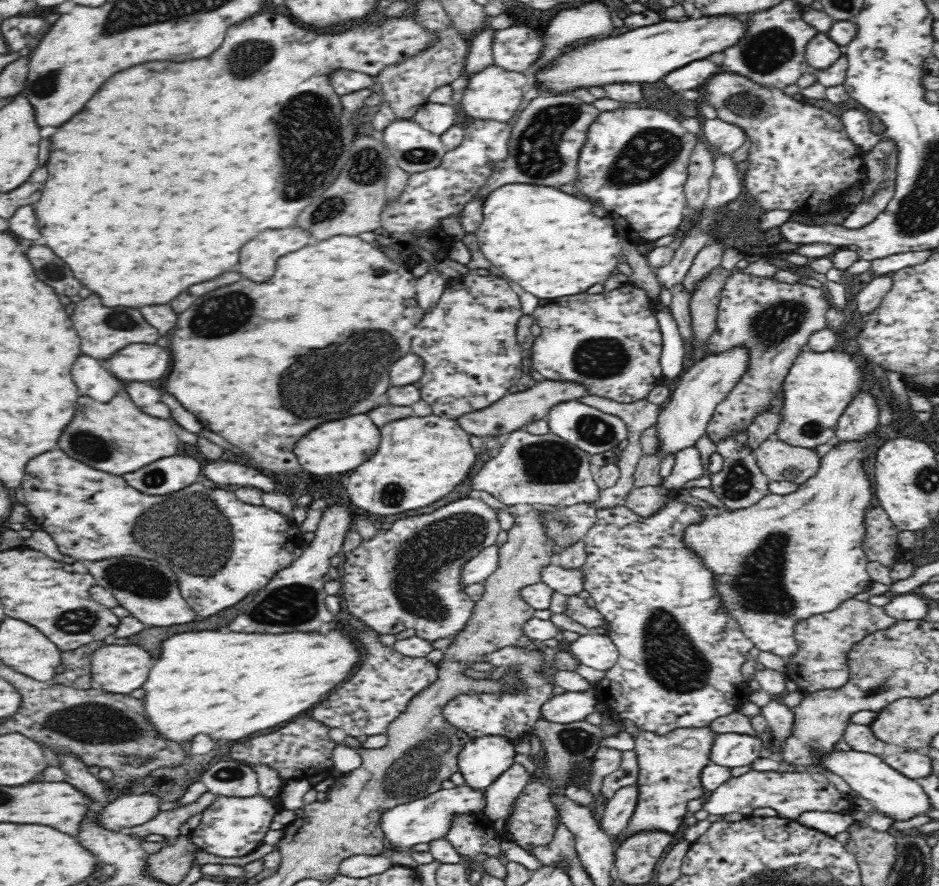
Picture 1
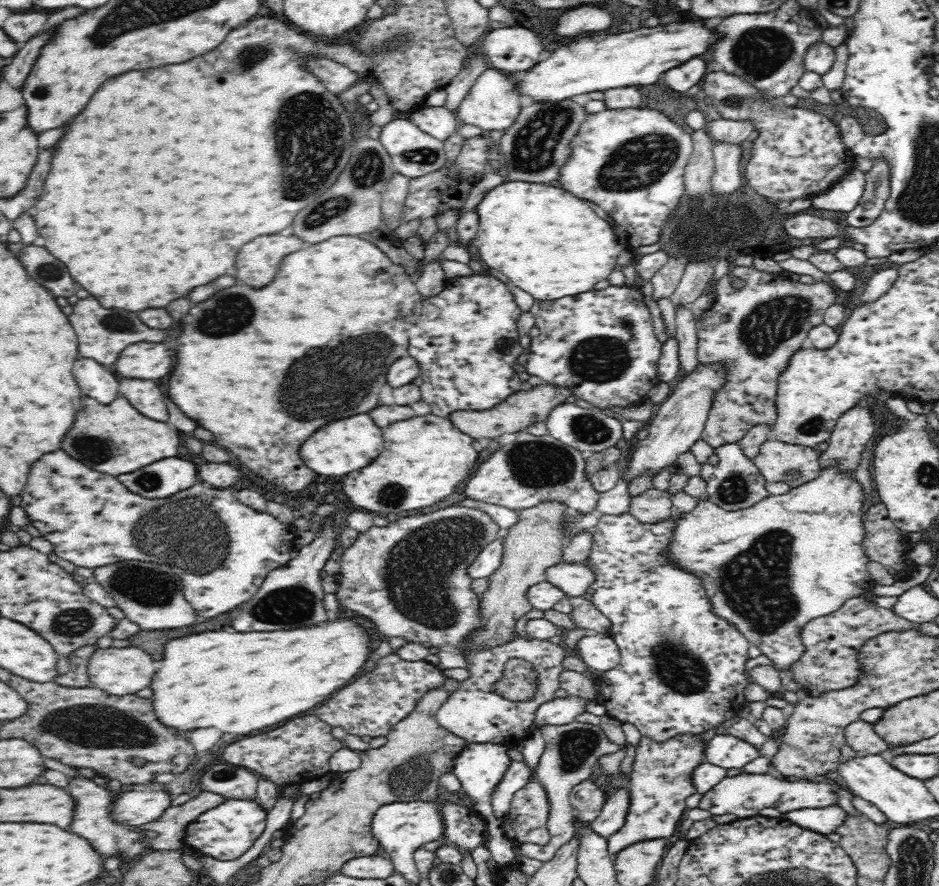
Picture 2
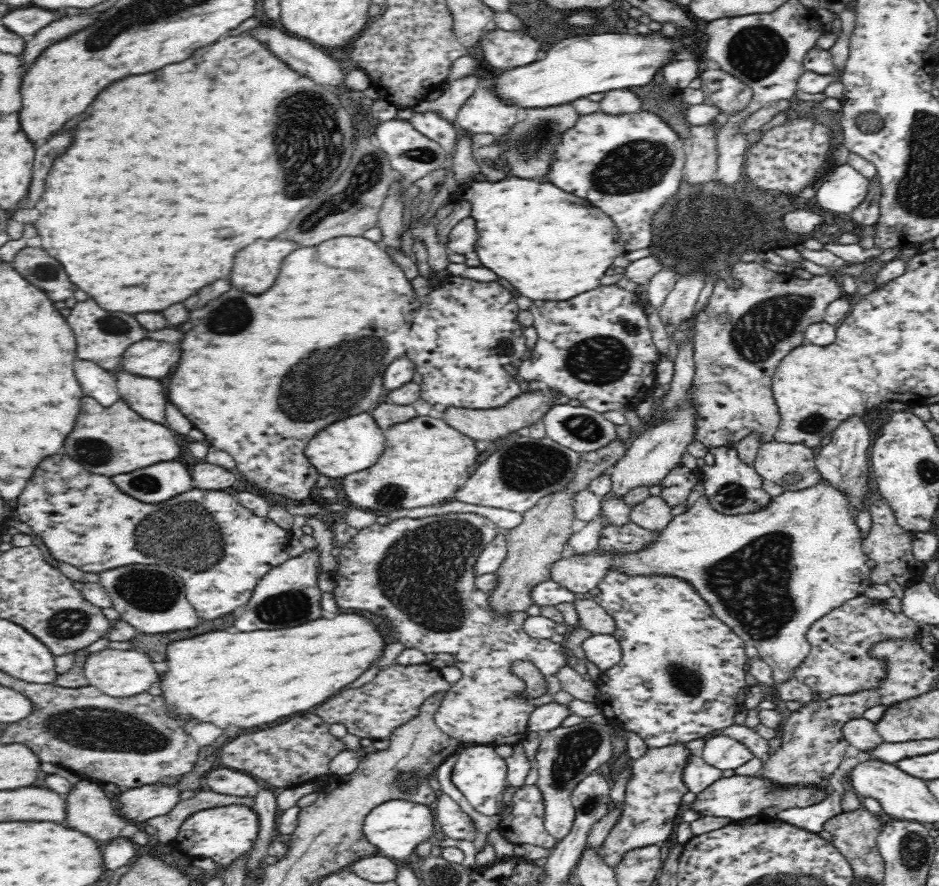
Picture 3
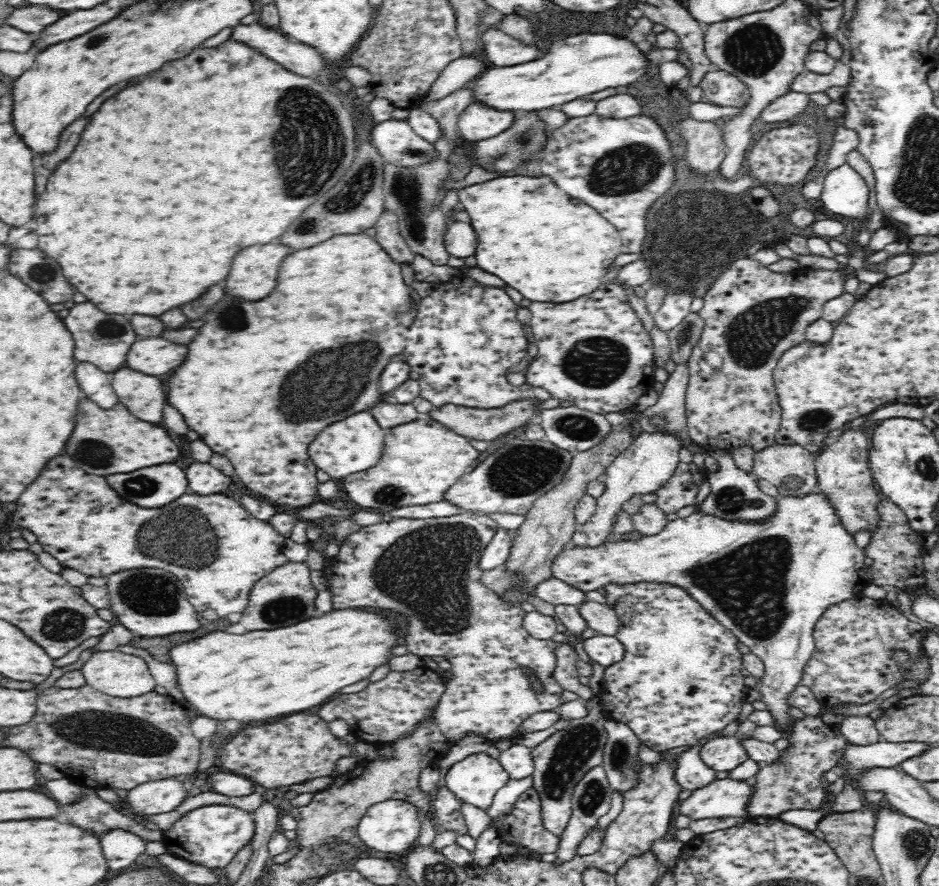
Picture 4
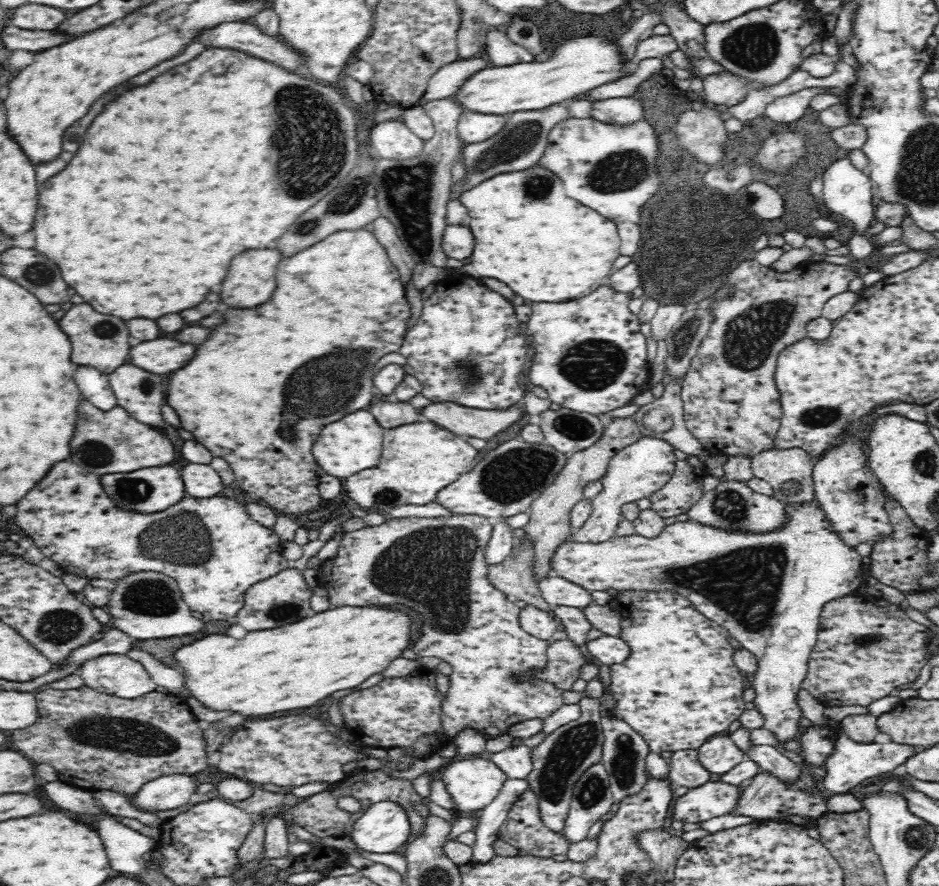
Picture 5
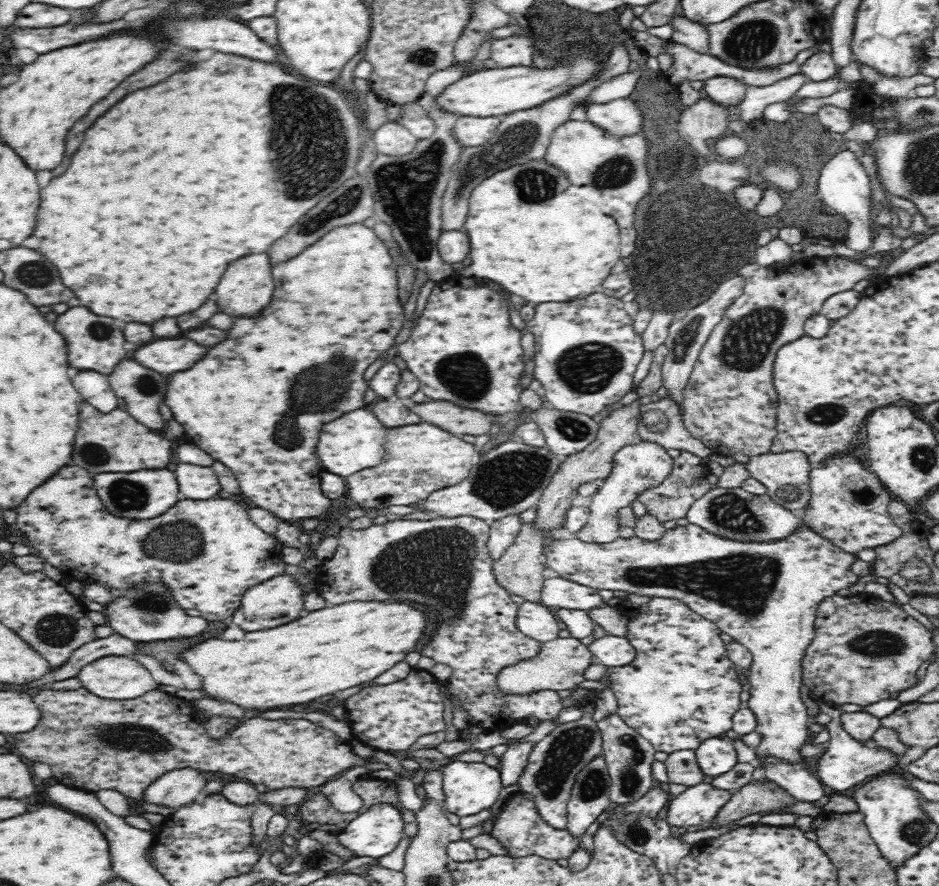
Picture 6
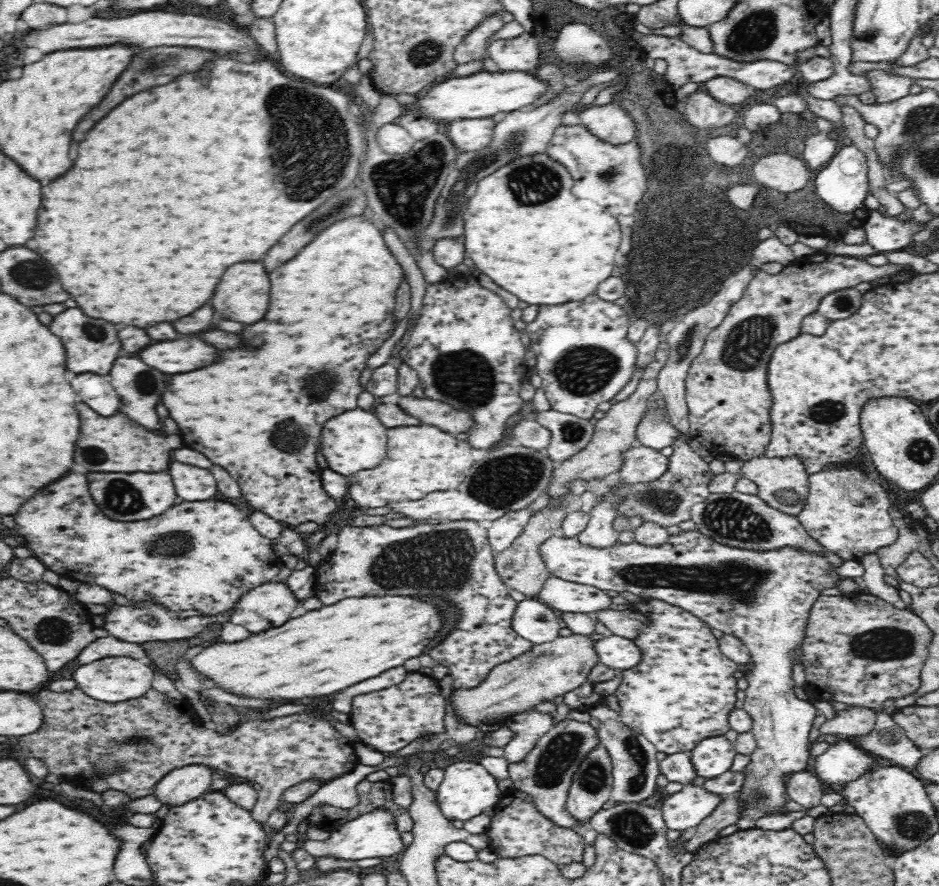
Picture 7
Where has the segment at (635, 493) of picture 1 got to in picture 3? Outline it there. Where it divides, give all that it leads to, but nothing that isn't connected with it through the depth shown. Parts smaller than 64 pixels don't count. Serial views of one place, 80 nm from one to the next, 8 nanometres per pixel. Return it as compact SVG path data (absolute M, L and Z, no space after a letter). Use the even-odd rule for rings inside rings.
M649 495L643 502L631 507L630 518L642 528L662 530L673 519L672 507L662 496Z

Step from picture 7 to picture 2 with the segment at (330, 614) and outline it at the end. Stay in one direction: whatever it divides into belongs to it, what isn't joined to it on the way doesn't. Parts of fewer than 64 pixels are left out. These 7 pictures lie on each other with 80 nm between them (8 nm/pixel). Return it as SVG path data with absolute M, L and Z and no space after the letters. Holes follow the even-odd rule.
M334 620L328 622L326 626L314 626L314 628L298 628L298 630L286 630L286 632L202 632L202 634L194 634L194 636L182 636L182 638L174 638L166 644L164 650L164 658L162 658L162 668L154 674L150 688L154 690L152 696L152 706L154 706L154 714L158 716L158 720L168 726L168 728L176 728L176 730L196 730L196 728L218 728L222 734L250 734L252 730L262 730L266 726L274 726L278 722L284 722L292 716L298 716L300 712L306 712L310 708L314 708L316 704L324 702L332 690L342 688L344 684L348 684L364 666L366 658L370 654L370 636L366 634L366 630L362 626L358 626L352 620Z

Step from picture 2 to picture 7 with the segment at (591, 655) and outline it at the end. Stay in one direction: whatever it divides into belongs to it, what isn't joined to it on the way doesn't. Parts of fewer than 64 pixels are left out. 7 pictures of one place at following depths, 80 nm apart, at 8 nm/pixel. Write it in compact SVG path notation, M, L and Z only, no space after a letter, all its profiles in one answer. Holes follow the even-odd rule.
M612 634L594 642L599 662L616 670L626 670L640 662L640 649L630 640Z

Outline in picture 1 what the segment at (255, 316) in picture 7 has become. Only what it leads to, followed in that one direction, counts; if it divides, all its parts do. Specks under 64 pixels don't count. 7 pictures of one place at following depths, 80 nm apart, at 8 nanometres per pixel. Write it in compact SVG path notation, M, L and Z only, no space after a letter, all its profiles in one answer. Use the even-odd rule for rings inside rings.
M298 226L286 230L264 230L242 248L238 272L254 282L264 282L274 274L280 256L296 252L308 244L316 244L316 240L310 240L310 234Z

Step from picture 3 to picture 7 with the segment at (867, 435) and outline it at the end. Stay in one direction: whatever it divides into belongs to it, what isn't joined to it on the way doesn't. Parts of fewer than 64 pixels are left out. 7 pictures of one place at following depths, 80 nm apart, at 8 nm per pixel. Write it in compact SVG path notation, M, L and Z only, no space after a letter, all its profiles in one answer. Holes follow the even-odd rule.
M852 466L826 468L809 474L809 496L797 519L823 548L846 561L854 561L896 542L899 530L889 516L893 502L881 479L872 479L862 469Z

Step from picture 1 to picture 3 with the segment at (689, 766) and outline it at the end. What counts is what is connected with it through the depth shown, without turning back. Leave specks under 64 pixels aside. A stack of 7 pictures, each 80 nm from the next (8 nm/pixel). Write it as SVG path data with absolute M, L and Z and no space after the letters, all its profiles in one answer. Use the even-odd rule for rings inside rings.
M670 744L661 748L648 747L644 755L633 760L632 777L626 786L620 820L614 825L614 828L611 828L610 835L600 847L600 855L612 868L615 869L620 864L620 860L622 860L622 856L626 855L626 852L652 844L657 845L658 842L664 842L671 836L672 828L676 824L674 820L682 813L680 806L683 804L683 796L690 791L684 783L684 770L686 770L686 766L690 766L688 762L690 762L689 758L692 753L685 744Z

